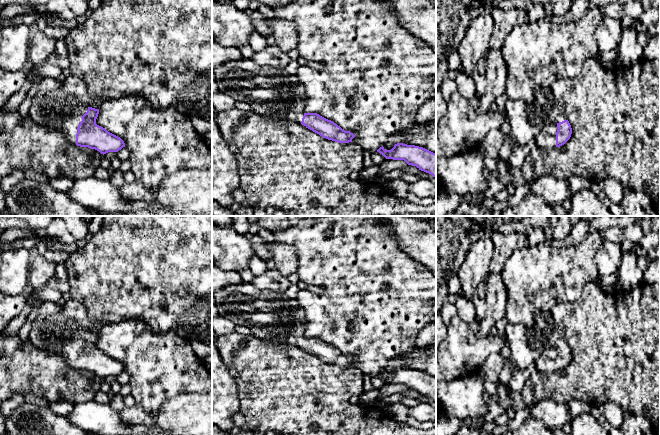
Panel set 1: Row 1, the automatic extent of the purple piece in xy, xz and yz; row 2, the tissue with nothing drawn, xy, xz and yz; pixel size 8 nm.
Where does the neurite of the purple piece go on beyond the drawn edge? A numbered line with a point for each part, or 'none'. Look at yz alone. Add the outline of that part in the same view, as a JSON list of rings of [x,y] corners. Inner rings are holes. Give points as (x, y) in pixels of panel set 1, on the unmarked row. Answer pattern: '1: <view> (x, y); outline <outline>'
1: yz (544, 363); outline [[[542,352],[542,354],[537,358],[535,364],[537,371],[539,372],[549,373],[556,371],[556,359],[551,358],[545,352]]]

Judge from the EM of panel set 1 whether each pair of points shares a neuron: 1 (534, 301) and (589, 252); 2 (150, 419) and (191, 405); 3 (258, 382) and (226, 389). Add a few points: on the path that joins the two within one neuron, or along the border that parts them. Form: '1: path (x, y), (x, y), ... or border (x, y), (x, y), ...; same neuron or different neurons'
1: path (547, 287), (562, 272), (575, 264); same neuron
2: path (160, 424), (172, 424), (181, 415); same neuron
3: border (226, 366), (237, 386), (240, 410); different neurons

